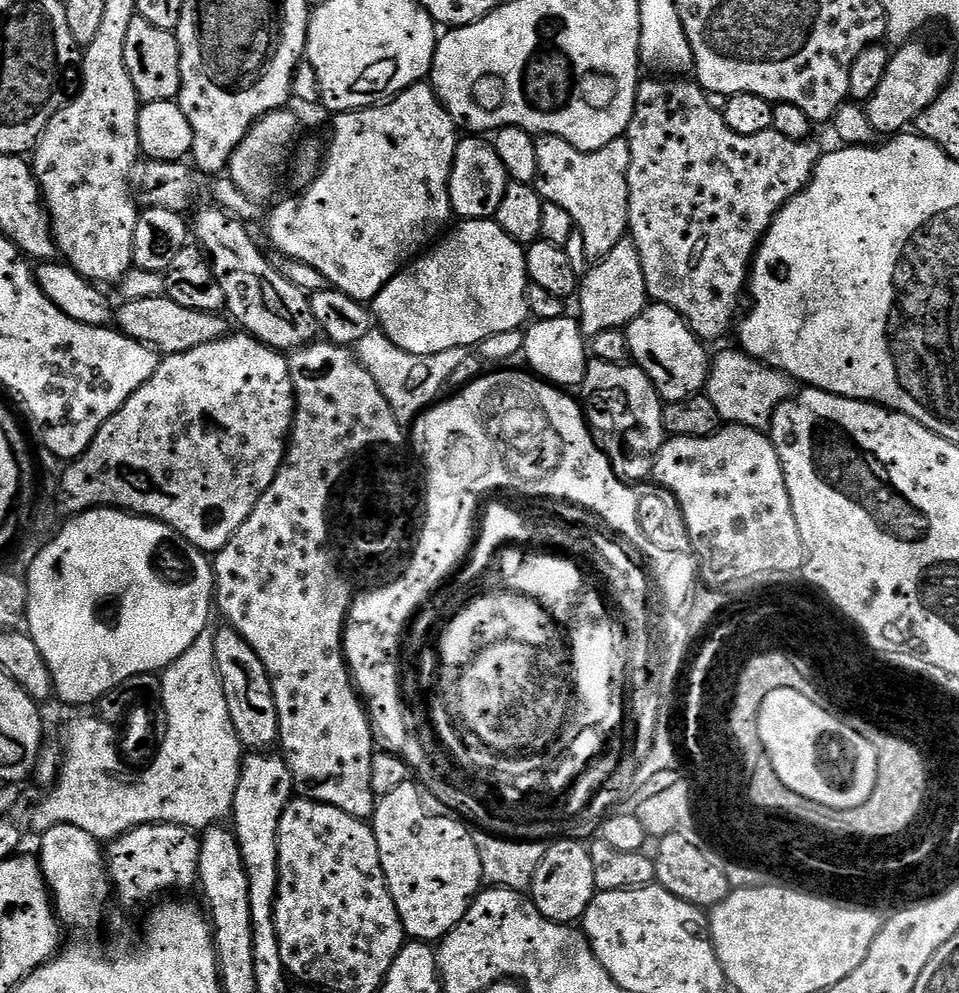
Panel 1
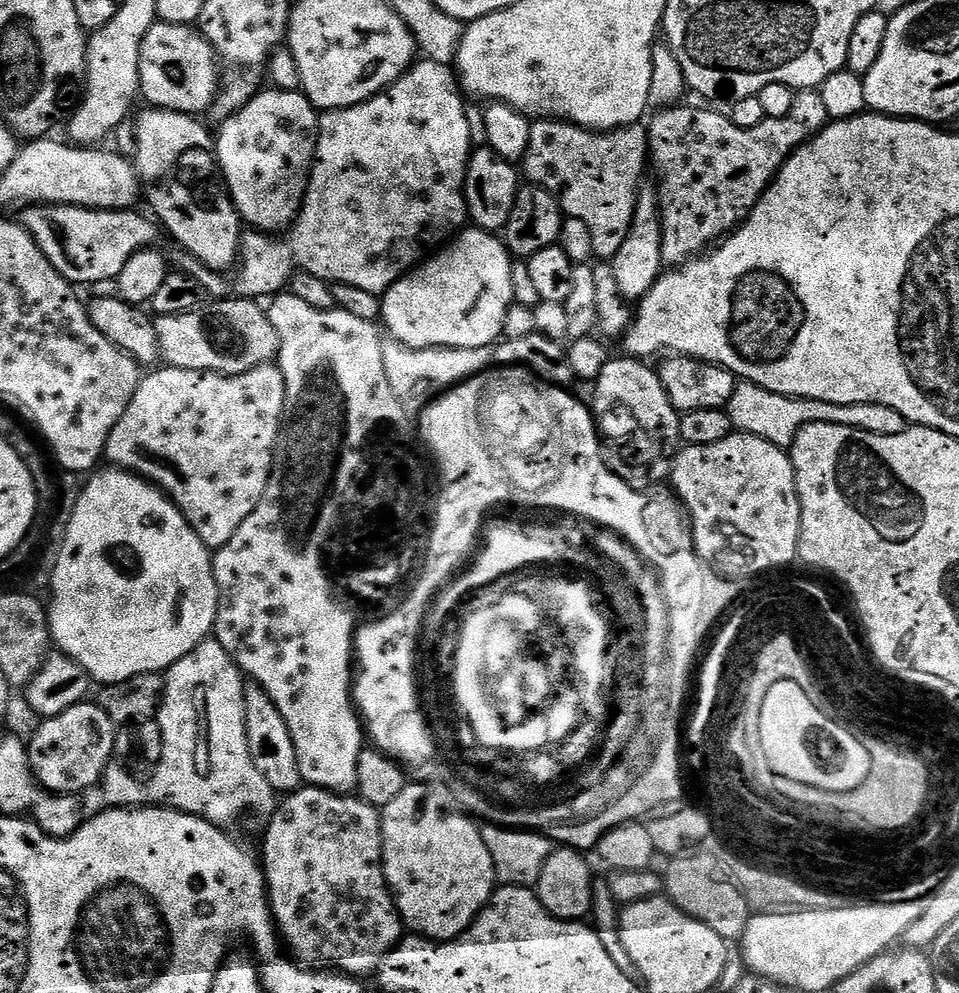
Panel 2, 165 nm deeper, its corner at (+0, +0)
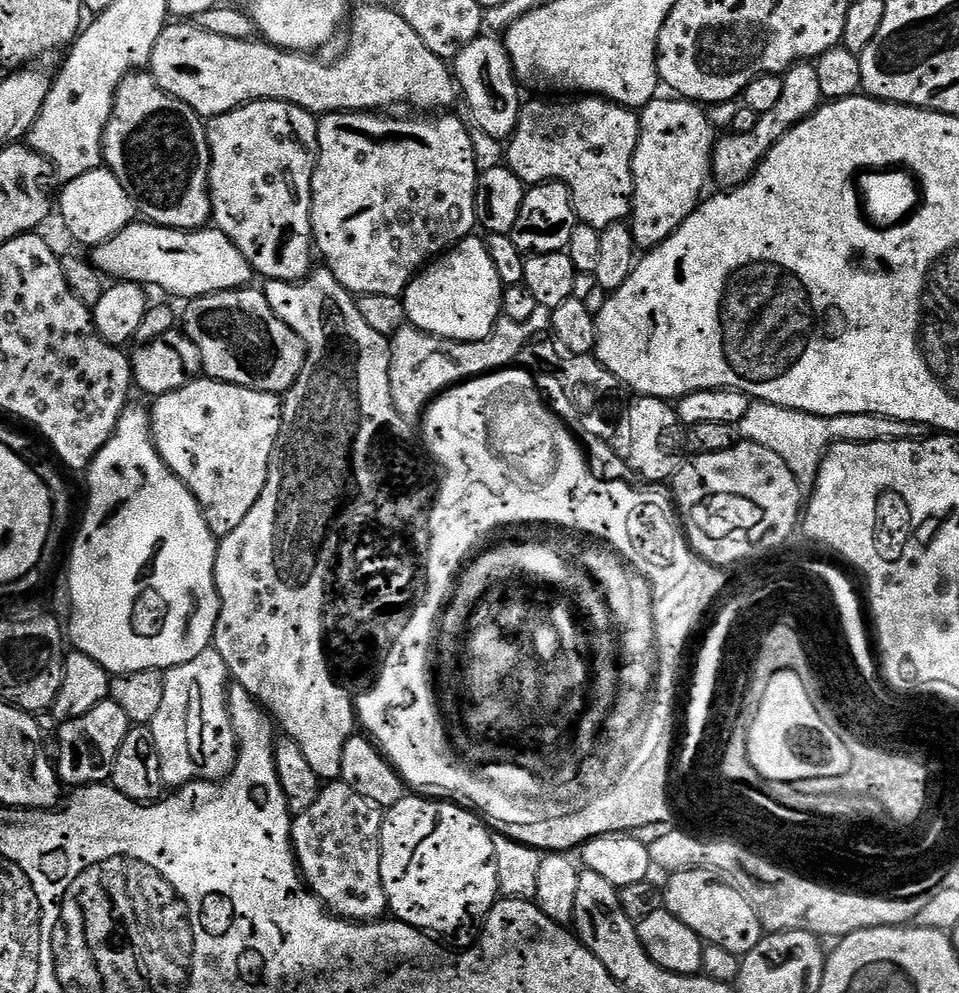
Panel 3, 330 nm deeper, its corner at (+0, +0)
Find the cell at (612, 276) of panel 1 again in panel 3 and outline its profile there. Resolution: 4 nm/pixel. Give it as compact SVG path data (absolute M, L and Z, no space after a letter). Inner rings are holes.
M671 99L651 100L639 113L640 137L632 159L630 227L640 250L658 247L680 229L682 222L700 207L704 187L712 176L712 150L718 132L712 129L711 118L691 100Z

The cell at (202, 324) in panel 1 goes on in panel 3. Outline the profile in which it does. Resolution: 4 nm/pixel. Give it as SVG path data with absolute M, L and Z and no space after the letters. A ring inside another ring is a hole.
M259 287L206 294L187 301L185 308L188 309L182 312L182 331L198 346L200 366L207 379L277 394L288 392L298 382L308 346L270 310L270 302L266 302Z

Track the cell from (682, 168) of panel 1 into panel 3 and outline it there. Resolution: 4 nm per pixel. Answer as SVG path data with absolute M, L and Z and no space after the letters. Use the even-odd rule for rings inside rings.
M797 62L783 73L782 98L774 110L760 113L758 126L747 134L721 135L712 150L712 176L721 184L721 189L738 188L747 182L756 172L756 167L770 149L788 133L807 118L813 116L822 103L822 89L818 83L818 70L815 63Z

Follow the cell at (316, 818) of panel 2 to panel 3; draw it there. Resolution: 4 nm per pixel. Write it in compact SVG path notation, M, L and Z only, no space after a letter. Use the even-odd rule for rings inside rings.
M343 782L325 783L318 798L314 798L306 810L295 813L292 821L292 853L296 855L296 865L300 867L300 875L308 885L308 891L314 893L332 915L353 922L376 922L389 911L380 869L380 831L383 825L384 812L381 808L362 798L362 794L350 790L350 786Z

